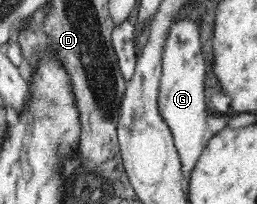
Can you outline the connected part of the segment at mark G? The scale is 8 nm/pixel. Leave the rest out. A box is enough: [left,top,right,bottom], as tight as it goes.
[158,20,210,183]

